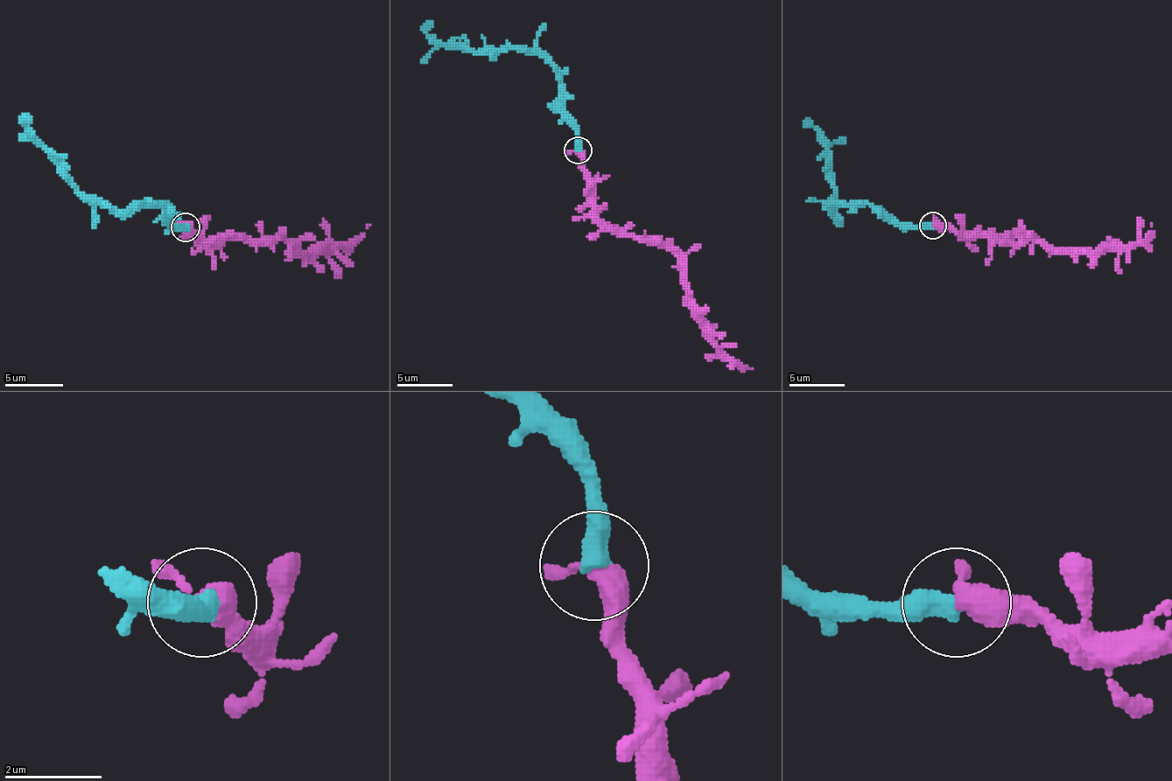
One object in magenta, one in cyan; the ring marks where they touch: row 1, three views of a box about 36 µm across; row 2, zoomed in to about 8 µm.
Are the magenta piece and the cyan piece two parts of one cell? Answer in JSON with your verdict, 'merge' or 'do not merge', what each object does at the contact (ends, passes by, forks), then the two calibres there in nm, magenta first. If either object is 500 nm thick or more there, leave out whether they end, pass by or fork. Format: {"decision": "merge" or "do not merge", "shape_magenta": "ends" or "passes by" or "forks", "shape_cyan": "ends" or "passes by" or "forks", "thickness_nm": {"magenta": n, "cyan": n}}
{"decision": "merge", "shape_magenta": "passes by", "shape_cyan": "ends", "thickness_nm": {"magenta": 380, "cyan": 480}}

